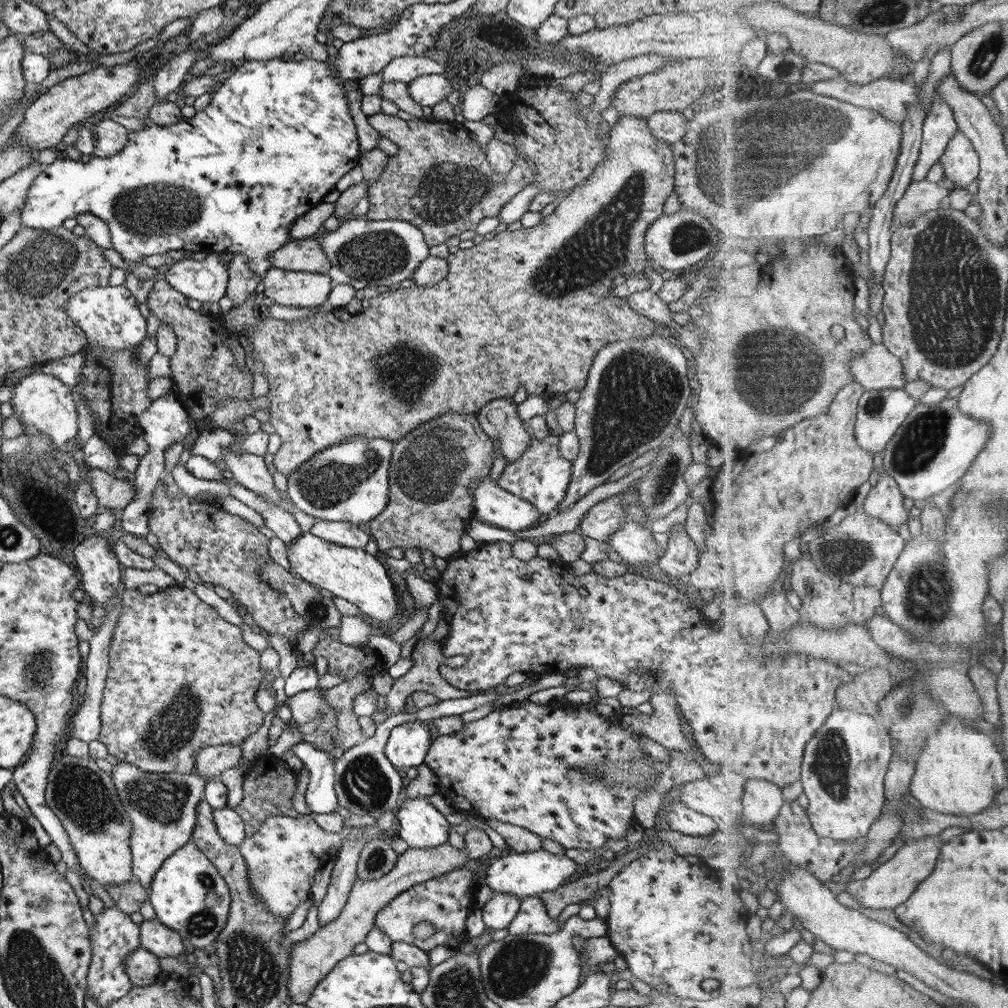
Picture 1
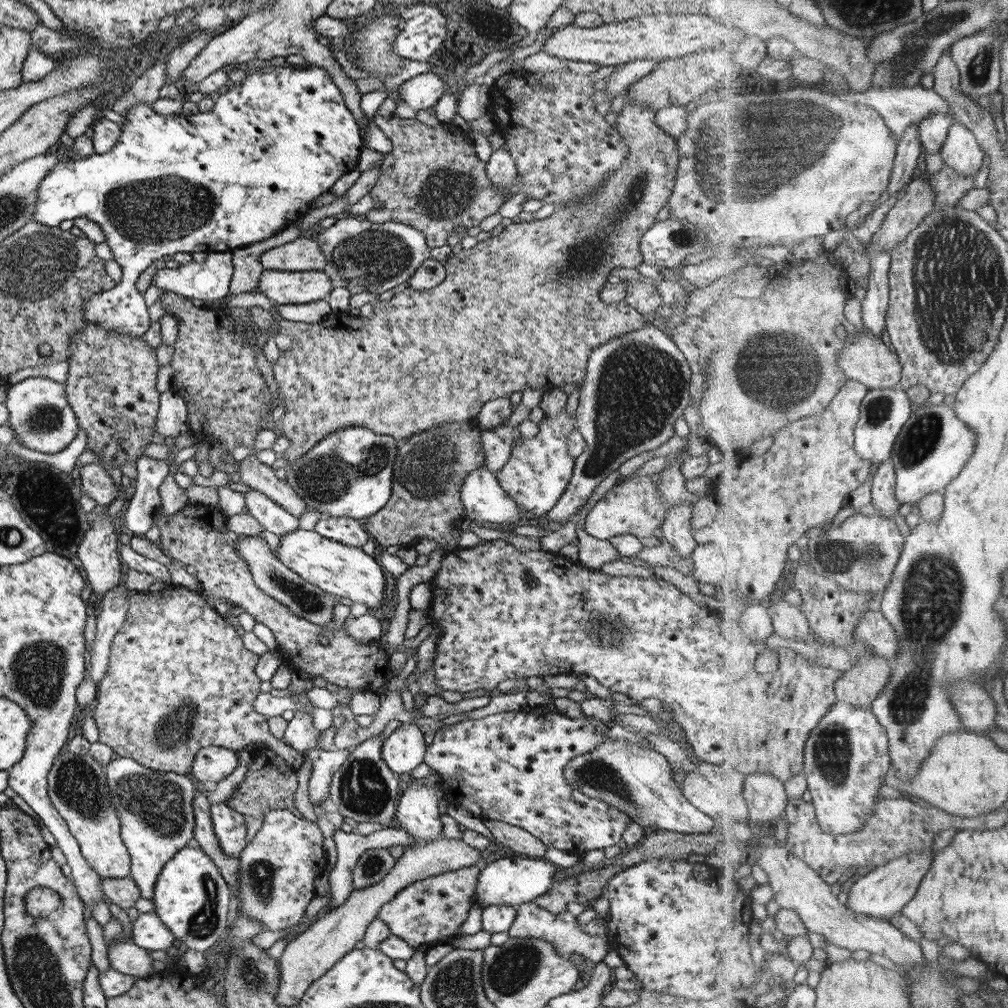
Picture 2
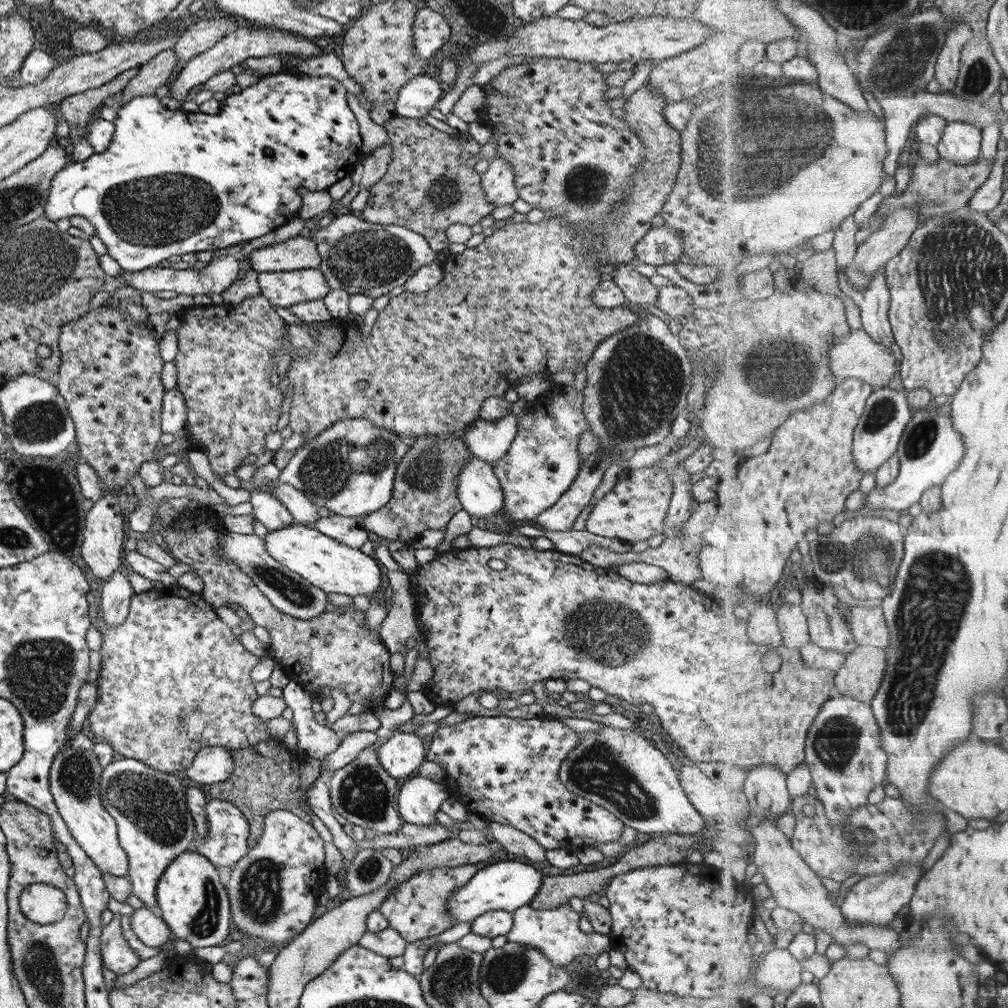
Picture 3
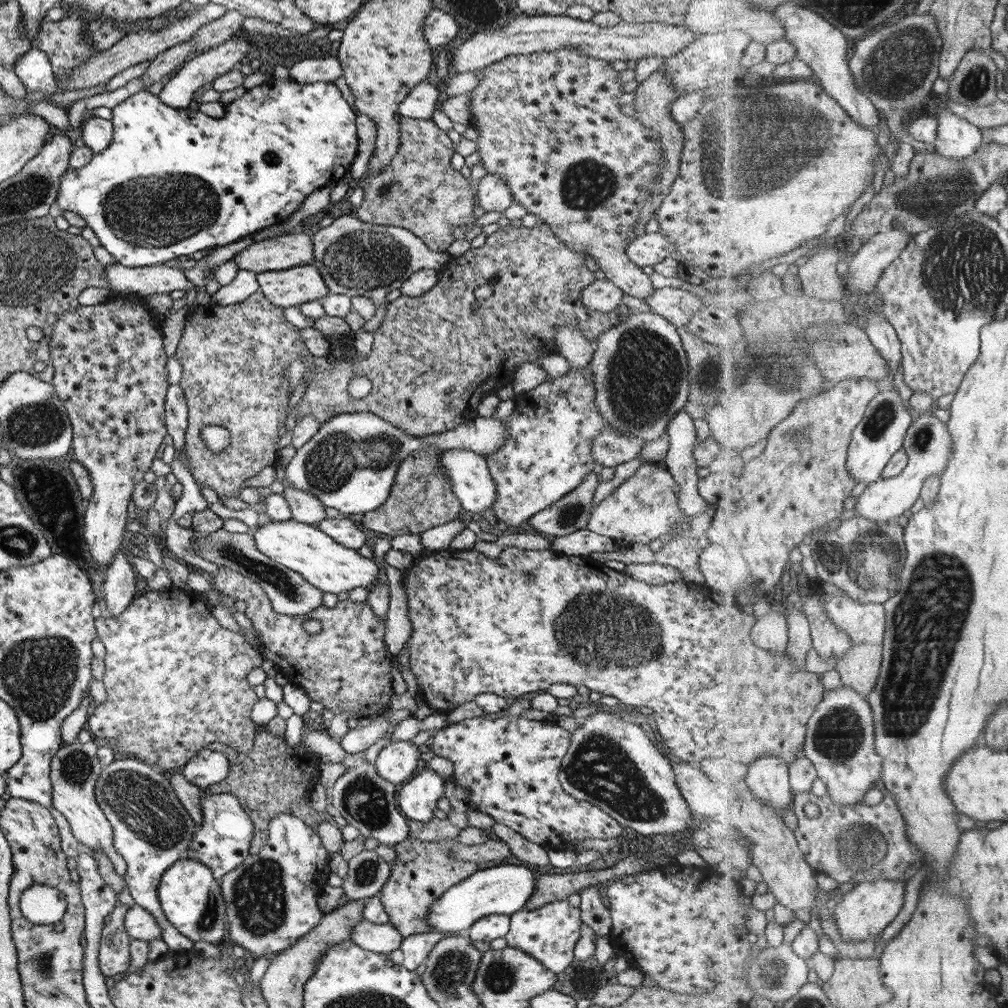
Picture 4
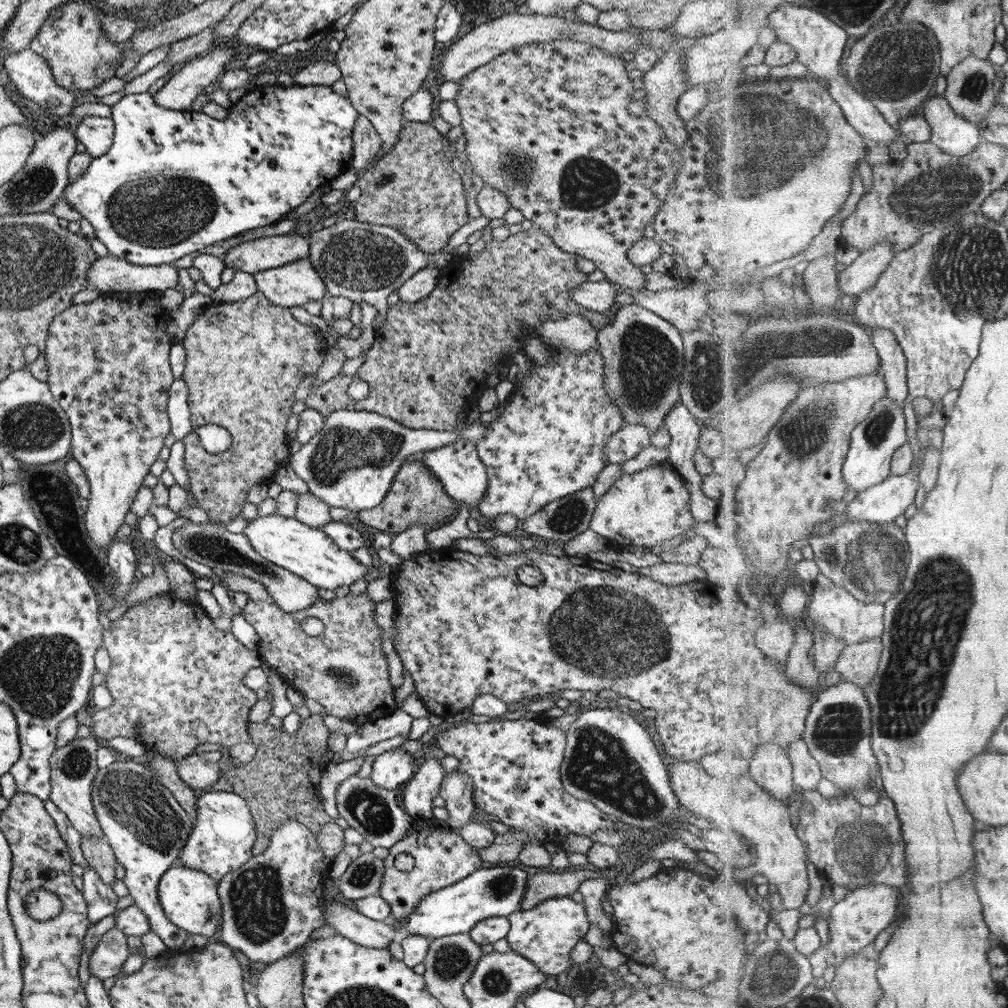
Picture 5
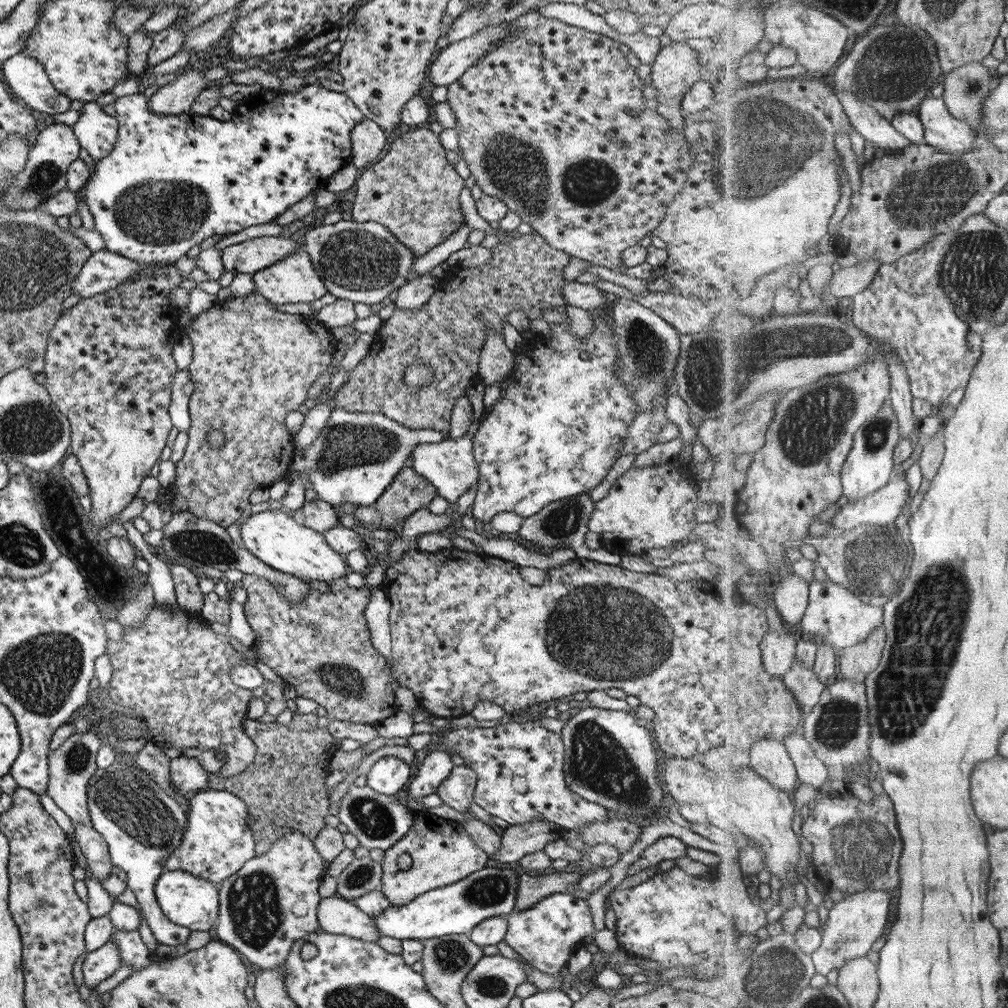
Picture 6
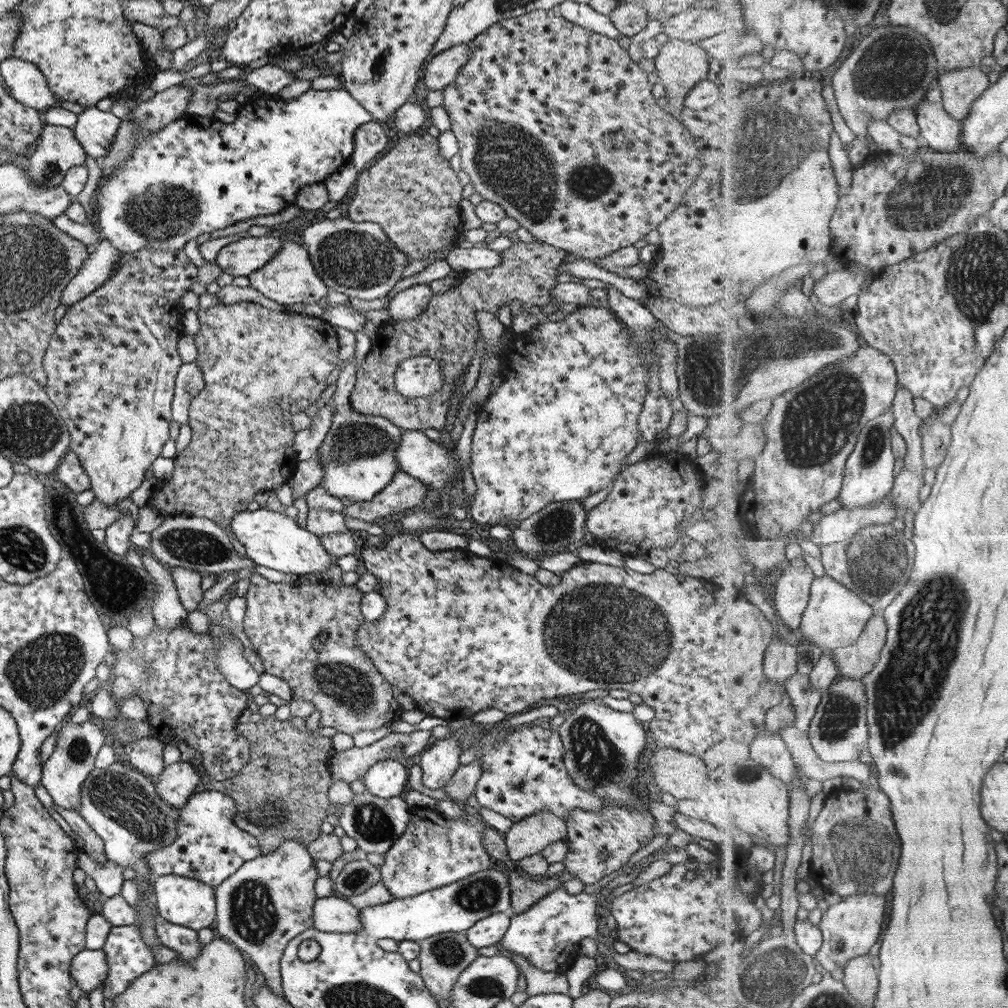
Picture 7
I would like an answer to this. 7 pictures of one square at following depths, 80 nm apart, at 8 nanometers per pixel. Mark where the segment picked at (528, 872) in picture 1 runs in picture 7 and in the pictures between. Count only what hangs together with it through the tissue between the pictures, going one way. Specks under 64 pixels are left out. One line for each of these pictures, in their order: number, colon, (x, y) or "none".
2: (513, 880)
3: (506, 885)
4: (499, 888)
5: (455, 909)
6: (456, 908)
7: (454, 907)

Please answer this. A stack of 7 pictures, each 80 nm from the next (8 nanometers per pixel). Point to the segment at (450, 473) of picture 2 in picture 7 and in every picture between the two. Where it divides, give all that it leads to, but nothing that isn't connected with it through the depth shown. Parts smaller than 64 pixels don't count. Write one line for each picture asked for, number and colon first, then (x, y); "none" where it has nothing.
3: (423, 497)
4: (419, 498)
5: (415, 495)
6: (407, 492)
7: (402, 492)

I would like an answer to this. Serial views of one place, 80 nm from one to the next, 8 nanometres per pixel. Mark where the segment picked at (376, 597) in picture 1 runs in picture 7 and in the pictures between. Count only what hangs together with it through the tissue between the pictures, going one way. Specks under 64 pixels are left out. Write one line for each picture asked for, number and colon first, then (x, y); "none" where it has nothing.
2: (336, 569)
3: (333, 568)
4: (331, 568)
5: (305, 551)
6: (272, 536)
7: (273, 540)

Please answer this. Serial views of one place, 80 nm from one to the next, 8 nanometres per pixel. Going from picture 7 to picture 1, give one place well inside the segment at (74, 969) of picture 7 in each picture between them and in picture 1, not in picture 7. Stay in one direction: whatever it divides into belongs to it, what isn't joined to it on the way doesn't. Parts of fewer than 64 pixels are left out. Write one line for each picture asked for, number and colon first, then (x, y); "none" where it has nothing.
1: (142, 967)
2: (126, 958)
3: (116, 955)
4: (113, 958)
5: (106, 959)
6: (97, 965)

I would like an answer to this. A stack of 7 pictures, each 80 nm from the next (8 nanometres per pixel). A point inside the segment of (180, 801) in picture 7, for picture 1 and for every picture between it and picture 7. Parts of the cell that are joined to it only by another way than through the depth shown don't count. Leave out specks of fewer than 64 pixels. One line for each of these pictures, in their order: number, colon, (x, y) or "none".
1: (209, 762)
2: (211, 764)
3: (211, 764)
4: (207, 766)
5: (196, 770)
6: (185, 775)

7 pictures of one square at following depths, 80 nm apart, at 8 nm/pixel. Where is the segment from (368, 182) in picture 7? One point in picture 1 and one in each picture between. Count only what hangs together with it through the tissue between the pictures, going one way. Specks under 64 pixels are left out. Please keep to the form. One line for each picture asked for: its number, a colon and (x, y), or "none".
1: (439, 181)
2: (431, 180)
3: (425, 187)
4: (417, 190)
5: (412, 189)
6: (412, 191)

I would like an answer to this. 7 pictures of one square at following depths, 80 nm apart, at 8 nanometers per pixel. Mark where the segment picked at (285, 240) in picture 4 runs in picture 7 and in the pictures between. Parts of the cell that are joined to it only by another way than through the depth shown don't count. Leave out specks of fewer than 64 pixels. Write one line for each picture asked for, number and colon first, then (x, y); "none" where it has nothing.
5: (256, 255)
6: (247, 257)
7: (239, 258)

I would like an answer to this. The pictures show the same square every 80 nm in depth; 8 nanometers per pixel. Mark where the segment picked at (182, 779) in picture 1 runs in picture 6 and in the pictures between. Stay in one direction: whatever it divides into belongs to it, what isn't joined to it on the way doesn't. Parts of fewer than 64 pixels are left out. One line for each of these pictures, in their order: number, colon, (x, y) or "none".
2: (154, 808)
3: (148, 807)
4: (150, 829)
5: (140, 820)
6: (141, 824)

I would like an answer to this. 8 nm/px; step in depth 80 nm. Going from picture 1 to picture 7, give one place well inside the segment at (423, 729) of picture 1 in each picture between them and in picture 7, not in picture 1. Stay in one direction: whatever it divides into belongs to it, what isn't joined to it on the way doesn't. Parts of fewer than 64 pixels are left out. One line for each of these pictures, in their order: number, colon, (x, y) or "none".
2: (403, 750)
3: (403, 752)
4: (394, 763)
5: (392, 767)
6: (387, 775)
7: (384, 779)

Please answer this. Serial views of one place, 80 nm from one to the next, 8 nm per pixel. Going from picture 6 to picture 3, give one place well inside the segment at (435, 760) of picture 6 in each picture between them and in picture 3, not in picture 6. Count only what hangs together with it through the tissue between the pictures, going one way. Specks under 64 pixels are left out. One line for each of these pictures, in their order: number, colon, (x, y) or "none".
3: (419, 797)
4: (416, 799)
5: (423, 786)

